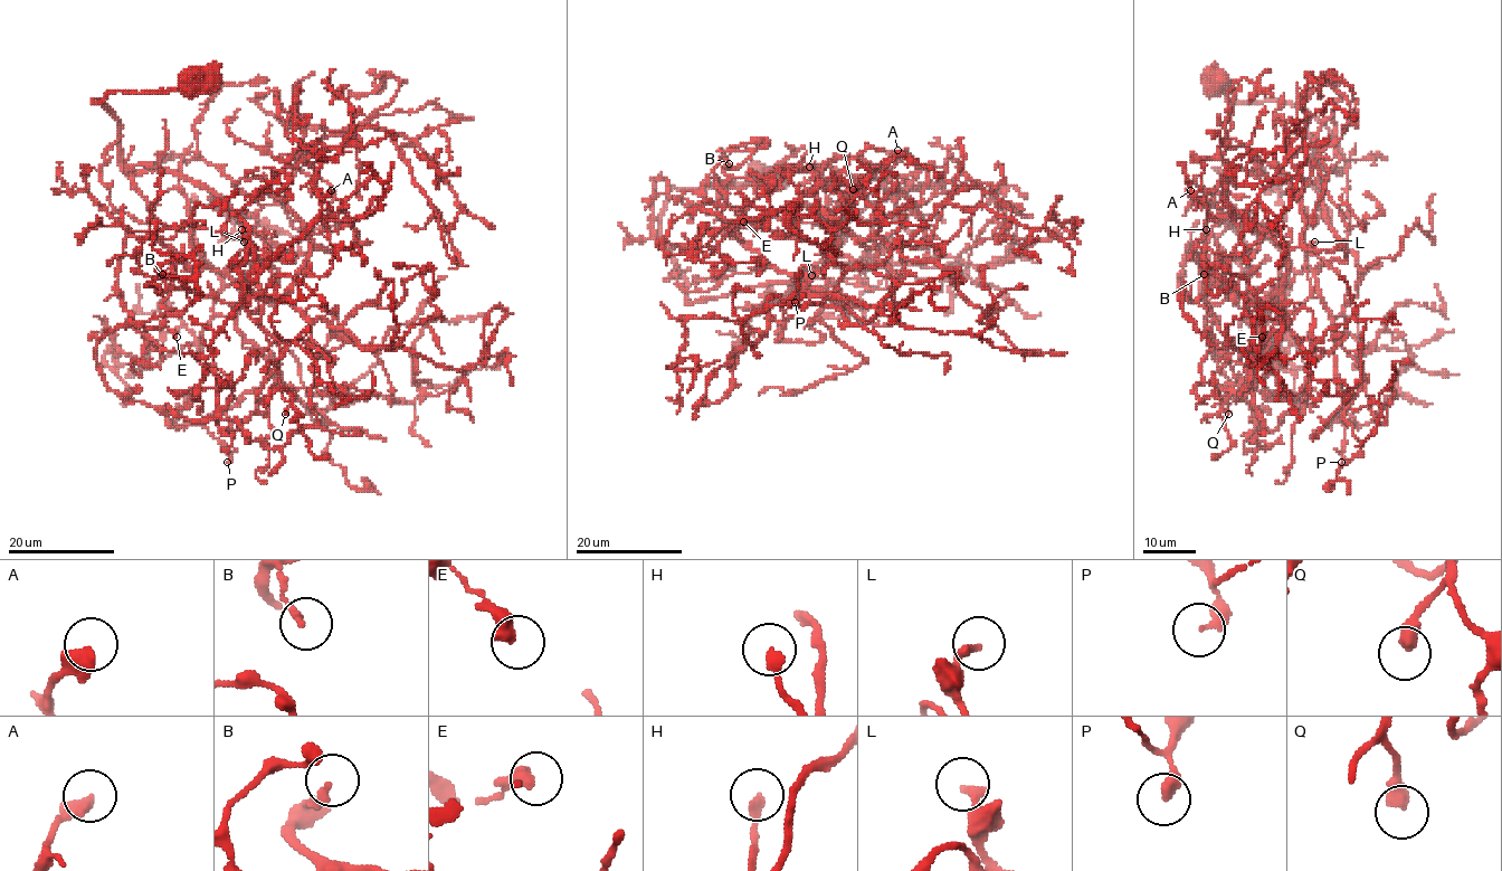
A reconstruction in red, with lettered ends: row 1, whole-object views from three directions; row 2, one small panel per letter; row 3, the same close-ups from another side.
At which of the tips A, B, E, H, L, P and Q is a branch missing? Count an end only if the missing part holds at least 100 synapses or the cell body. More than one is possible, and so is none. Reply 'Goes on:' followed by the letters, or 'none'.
Goes on: none

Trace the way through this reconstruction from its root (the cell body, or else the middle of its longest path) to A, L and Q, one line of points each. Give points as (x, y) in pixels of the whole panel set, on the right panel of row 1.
A: (1217, 83), (1331, 132), (1343, 170), (1322, 210), (1346, 253), (1285, 246), (1190, 190)
L: (1217, 83), (1331, 132), (1343, 170), (1322, 210), (1347, 258), (1320, 267), (1317, 296), (1314, 242)
Q: (1217, 83), (1304, 109), (1343, 161), (1346, 253), (1291, 248), (1247, 299), (1228, 414)

